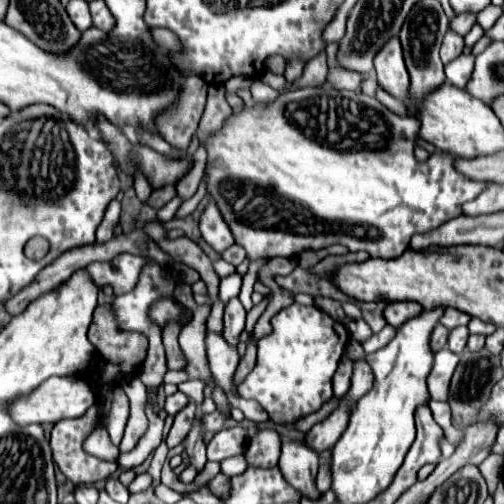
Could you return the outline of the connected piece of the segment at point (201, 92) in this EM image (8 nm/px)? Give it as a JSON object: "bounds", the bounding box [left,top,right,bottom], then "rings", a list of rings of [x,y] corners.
{"bounds":[155,76,207,150],"rings":[[[189,76],[179,92],[179,104],[159,116],[155,128],[175,150],[185,150],[197,132],[207,98],[207,84],[199,76]]]}

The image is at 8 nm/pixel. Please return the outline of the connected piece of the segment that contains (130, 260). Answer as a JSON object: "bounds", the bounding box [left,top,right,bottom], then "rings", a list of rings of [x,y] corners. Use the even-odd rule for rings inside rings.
{"bounds":[87,254,145,296],"rings":[[[119,254],[111,262],[93,262],[87,266],[87,270],[91,272],[91,278],[99,288],[105,284],[111,284],[115,294],[119,296],[129,292],[137,284],[137,278],[143,266],[145,266],[143,256]]]}

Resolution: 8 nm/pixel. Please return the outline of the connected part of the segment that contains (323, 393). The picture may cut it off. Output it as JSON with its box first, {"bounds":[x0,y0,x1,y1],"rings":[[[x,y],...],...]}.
{"bounds":[239,304,349,426],"rings":[[[293,304],[279,314],[271,318],[273,332],[263,336],[257,344],[257,364],[255,368],[245,376],[245,380],[239,384],[239,394],[243,398],[253,398],[257,400],[269,414],[269,420],[273,424],[281,426],[291,426],[299,418],[317,412],[323,402],[327,402],[333,396],[333,374],[337,370],[337,364],[345,352],[345,346],[349,342],[349,332],[341,322],[335,322],[329,314],[315,306],[301,306]]]}

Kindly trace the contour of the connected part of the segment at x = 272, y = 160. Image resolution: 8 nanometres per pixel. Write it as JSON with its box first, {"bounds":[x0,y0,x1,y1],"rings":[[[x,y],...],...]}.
{"bounds":[203,86,485,260],"rings":[[[319,86],[319,88],[301,88],[301,90],[289,90],[283,92],[275,102],[271,104],[253,104],[253,106],[243,106],[235,110],[223,124],[221,130],[215,134],[207,136],[203,146],[207,150],[207,166],[205,166],[205,184],[207,184],[207,194],[215,200],[219,212],[223,214],[223,220],[227,220],[227,226],[231,228],[231,234],[239,246],[245,248],[247,256],[251,260],[255,258],[275,258],[275,256],[285,256],[291,258],[295,254],[301,254],[301,250],[319,250],[327,248],[331,244],[343,244],[351,252],[365,250],[373,258],[397,258],[409,248],[409,240],[415,232],[429,232],[443,222],[455,218],[461,214],[461,204],[467,200],[473,200],[481,194],[485,188],[483,182],[469,180],[467,176],[459,174],[453,168],[453,158],[447,154],[433,154],[427,162],[417,162],[413,156],[415,148],[415,136],[419,132],[419,120],[409,116],[401,118],[387,110],[379,100],[357,94],[357,92],[347,92],[347,90],[335,90],[331,86]]]}

